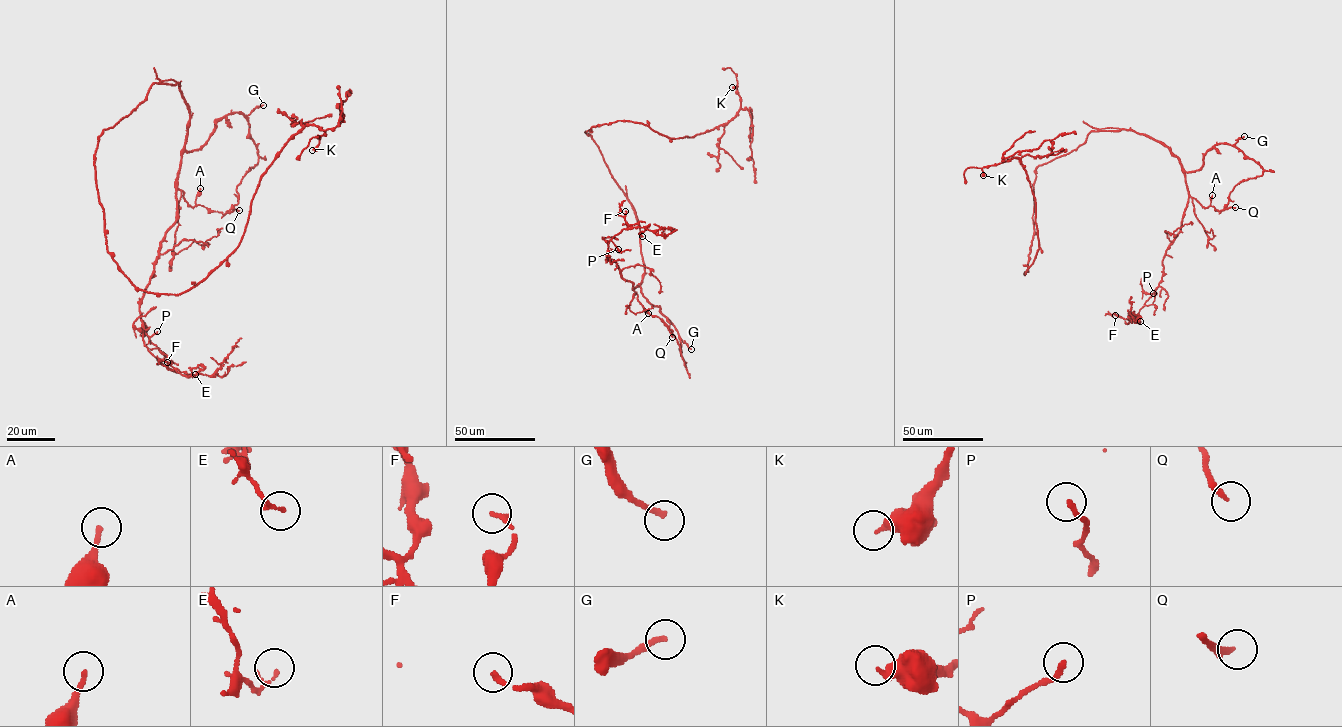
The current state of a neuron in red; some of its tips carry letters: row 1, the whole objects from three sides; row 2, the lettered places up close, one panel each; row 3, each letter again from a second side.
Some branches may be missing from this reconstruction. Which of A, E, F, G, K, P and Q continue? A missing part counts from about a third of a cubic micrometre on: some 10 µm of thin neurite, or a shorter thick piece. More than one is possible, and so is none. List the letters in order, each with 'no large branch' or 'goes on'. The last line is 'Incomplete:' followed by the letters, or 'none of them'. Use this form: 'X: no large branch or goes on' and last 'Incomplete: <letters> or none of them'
A: no large branch
E: no large branch
F: no large branch
G: no large branch
K: no large branch
P: no large branch
Q: no large branch
Incomplete: none of them

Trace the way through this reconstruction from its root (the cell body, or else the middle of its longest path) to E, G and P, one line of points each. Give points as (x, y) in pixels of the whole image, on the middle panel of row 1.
E: (599, 149), (639, 226), (644, 275), (633, 289), (606, 258), (608, 243), (622, 229), (649, 225), (642, 236)
G: (599, 149), (611, 177), (631, 204), (639, 226), (644, 270), (641, 293), (660, 309), (691, 349)
P: (599, 149), (639, 226), (644, 275), (633, 289), (613, 259), (606, 258), (609, 251), (618, 249)

